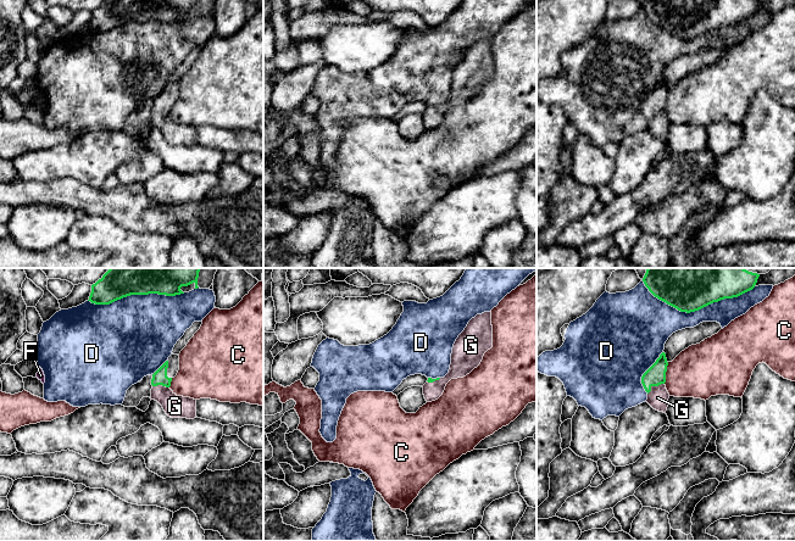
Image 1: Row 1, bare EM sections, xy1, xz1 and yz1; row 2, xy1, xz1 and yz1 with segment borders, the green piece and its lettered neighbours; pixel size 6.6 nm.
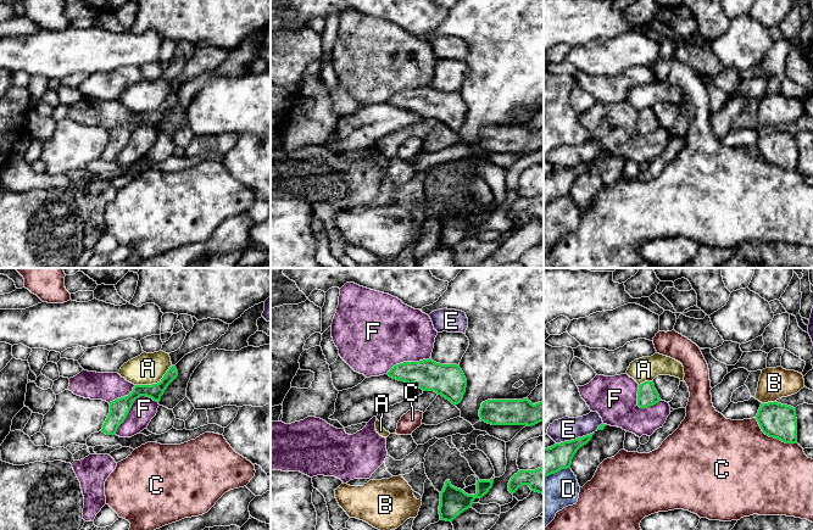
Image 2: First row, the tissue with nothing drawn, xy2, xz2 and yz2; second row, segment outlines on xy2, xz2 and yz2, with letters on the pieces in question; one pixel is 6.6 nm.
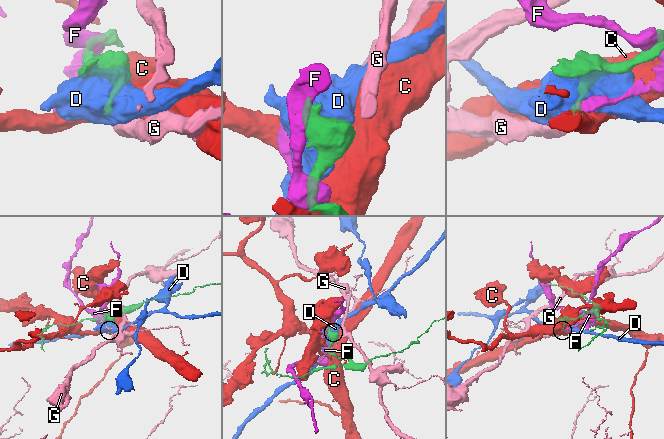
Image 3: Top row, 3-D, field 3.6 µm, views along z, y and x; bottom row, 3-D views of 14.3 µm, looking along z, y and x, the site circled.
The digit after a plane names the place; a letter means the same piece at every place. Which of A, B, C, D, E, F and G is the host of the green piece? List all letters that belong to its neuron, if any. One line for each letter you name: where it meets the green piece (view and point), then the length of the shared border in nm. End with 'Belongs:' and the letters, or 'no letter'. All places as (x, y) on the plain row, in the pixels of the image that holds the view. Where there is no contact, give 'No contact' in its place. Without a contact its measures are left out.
G: Touches green at yz1 (654, 112). Shared border 130 nm
Belongs: G

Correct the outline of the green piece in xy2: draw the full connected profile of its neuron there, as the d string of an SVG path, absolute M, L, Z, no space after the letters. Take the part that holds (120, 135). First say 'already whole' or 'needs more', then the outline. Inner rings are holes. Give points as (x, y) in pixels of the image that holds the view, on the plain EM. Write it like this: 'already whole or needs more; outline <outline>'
already whole; outline M172 93L160 110L152 112L135 112L128 123L110 129L110 140L102 152L101 158L106 162L115 162L118 154L127 145L135 127L138 127L140 123L146 123L156 129L160 129L165 117L177 104L178 97L174 93Z

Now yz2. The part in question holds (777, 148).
already whole; outline M778 129L762 130L756 146L769 164L785 171L797 171L796 135Z

